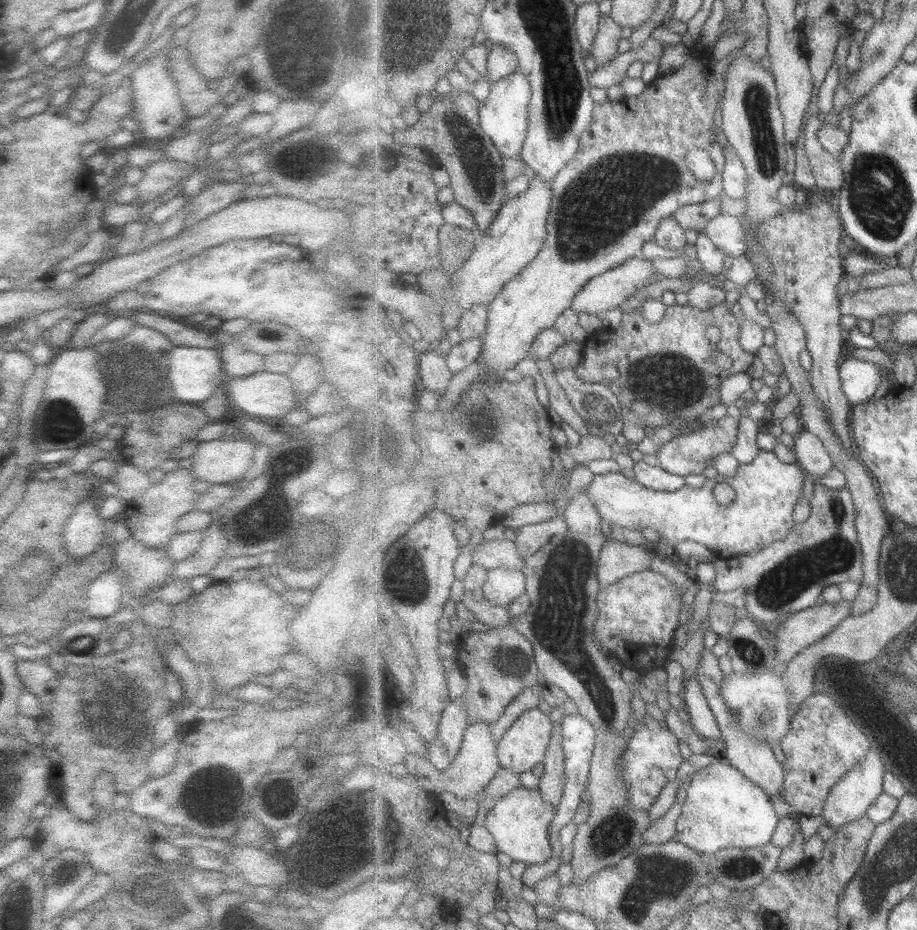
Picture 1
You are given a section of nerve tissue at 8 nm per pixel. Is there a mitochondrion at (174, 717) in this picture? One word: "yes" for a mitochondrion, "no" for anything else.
no

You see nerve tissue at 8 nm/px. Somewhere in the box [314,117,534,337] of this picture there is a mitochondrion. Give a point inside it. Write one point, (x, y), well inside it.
(482, 172)

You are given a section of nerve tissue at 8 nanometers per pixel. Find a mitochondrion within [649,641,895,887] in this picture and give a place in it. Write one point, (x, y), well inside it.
(764, 713)

